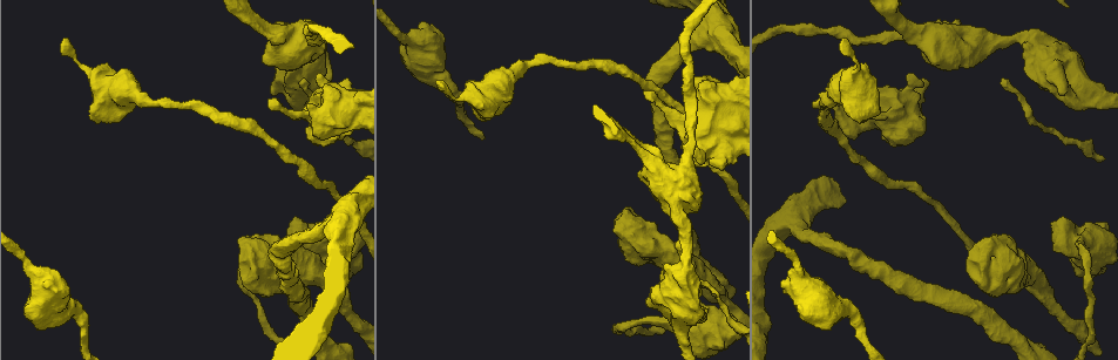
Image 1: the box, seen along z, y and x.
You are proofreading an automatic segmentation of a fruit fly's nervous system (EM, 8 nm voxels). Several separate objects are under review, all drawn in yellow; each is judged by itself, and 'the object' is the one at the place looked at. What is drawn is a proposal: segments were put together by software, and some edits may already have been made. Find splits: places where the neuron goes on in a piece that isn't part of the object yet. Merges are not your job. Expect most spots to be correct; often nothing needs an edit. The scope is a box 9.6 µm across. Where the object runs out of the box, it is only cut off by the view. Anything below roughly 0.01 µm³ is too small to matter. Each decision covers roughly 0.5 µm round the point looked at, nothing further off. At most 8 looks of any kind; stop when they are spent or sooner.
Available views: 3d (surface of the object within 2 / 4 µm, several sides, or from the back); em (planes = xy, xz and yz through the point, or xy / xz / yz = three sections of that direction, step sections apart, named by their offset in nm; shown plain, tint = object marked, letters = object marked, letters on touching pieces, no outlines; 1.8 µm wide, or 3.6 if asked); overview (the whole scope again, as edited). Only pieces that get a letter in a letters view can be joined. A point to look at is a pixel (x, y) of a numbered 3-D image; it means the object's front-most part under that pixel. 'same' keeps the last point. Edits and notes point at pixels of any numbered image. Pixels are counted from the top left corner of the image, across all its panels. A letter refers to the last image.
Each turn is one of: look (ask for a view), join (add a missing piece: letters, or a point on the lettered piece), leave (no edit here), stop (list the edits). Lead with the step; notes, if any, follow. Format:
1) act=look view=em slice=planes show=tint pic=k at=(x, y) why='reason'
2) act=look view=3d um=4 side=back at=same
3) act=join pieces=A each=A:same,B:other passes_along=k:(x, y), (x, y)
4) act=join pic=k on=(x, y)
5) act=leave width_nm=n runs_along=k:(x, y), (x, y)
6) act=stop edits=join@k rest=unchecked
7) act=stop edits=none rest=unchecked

act=look view=em slice=planes show=letters pic=1 at=(620, 232) why='free end'

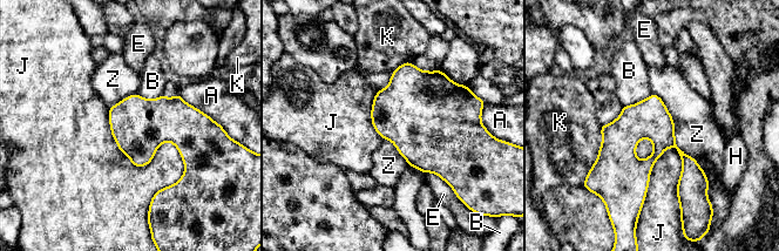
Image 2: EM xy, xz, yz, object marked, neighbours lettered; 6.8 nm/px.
act=leave longest_contact=Z:750nm each=A:other,B:other,E:other,H:other,J:other,K:other,Z:other border=2:(652, 93), (708, 189) found='none of them fits'

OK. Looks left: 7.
act=look view=3d um=4 pic=1 at=(829, 306)

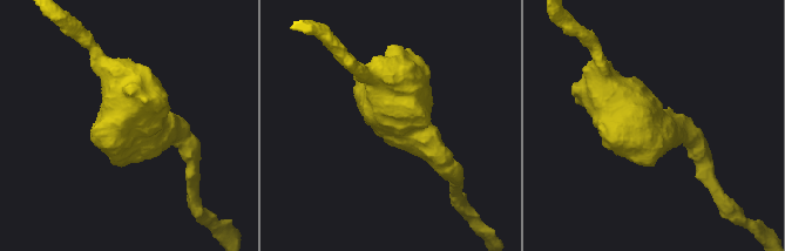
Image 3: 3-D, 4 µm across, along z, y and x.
act=look view=em um=3.6 slice=xy step=8 show=tint pic=3 at=(405, 124) why='now the EM'

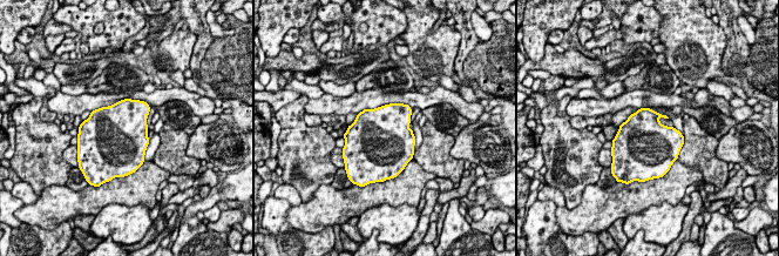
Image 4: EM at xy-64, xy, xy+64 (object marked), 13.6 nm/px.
act=look view=em um=3.6 slice=planes show=letters at=same

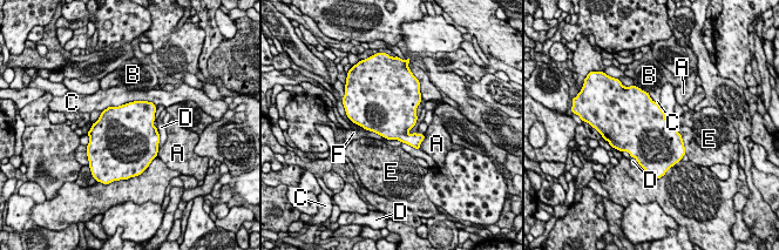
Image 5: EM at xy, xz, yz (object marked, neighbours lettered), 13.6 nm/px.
act=leave width_nm=650 each=A:other,B:other,C:other,D:other,E:other,F:other found='none of them fits'

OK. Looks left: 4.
act=look view=3d um=4 pic=1 at=(837, 107) why='stops while still wide'

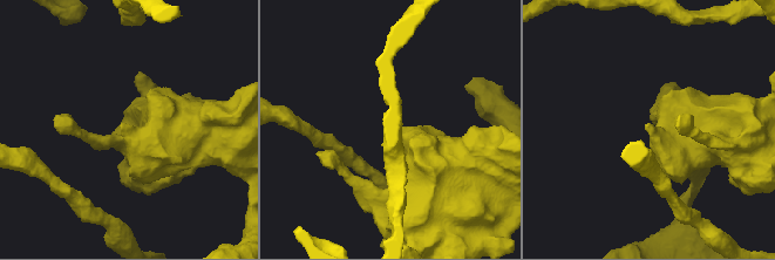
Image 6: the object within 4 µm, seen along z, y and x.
act=look view=em slice=planes show=letters pic=6 at=(122, 125) why='need the tissue'

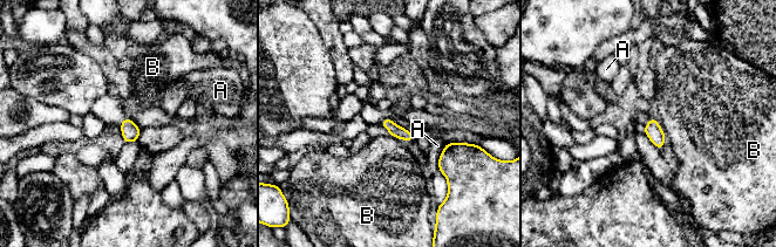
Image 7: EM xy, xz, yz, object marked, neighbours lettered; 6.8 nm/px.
act=leave each=A:other,B:other border=7:(390, 135), (401, 141) found='no lettered piece goes on from it'

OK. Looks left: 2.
act=look view=3d um=4 pic=1 at=(721, 169)

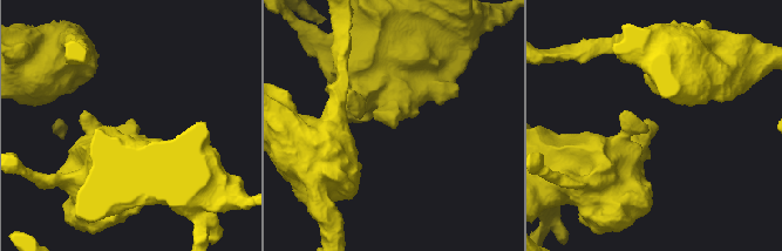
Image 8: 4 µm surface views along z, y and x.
act=look view=em um=3.6 slice=planes show=letters pic=8 at=(132, 122)

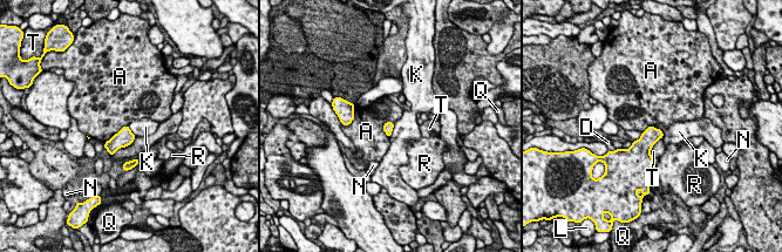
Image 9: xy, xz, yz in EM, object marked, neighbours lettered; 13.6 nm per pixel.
act=leave each=A:other,D:other,K:other,L:other,N:other,Q:other,R:other,T:other found='none of them fits'

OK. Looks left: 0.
act=stop edits=none rest=unchecked

